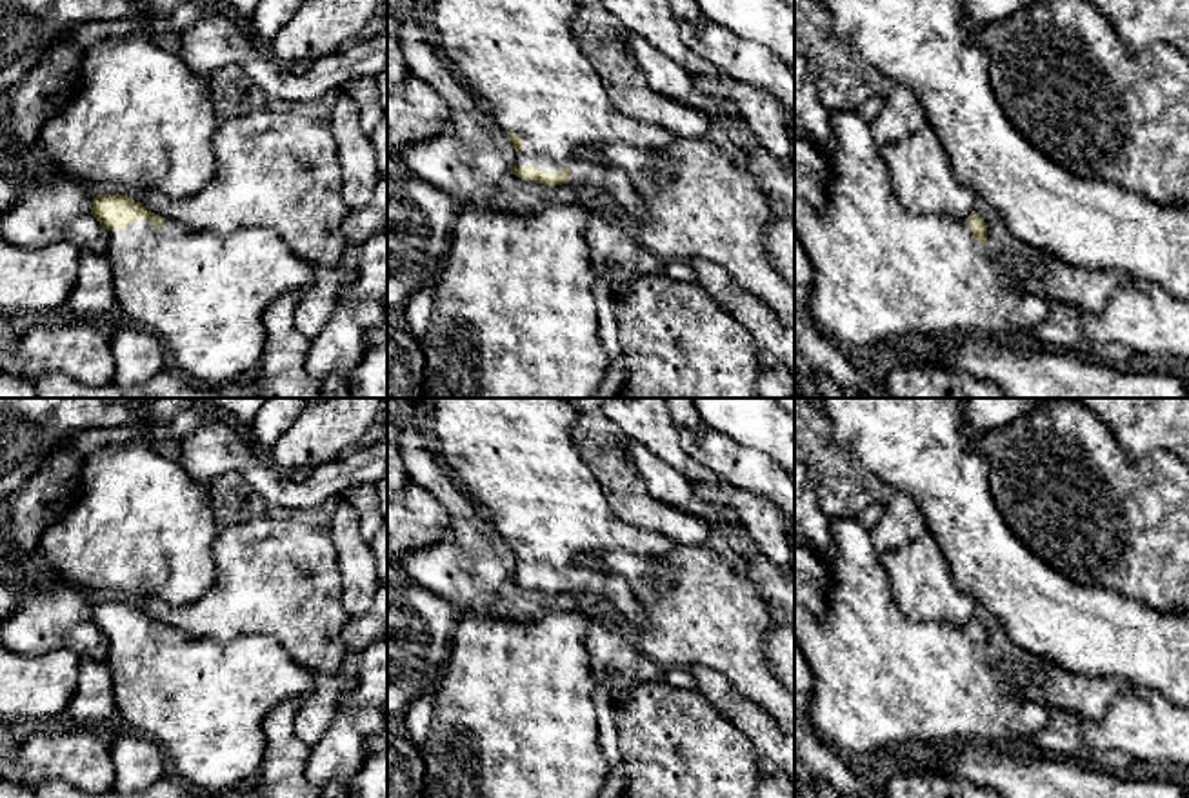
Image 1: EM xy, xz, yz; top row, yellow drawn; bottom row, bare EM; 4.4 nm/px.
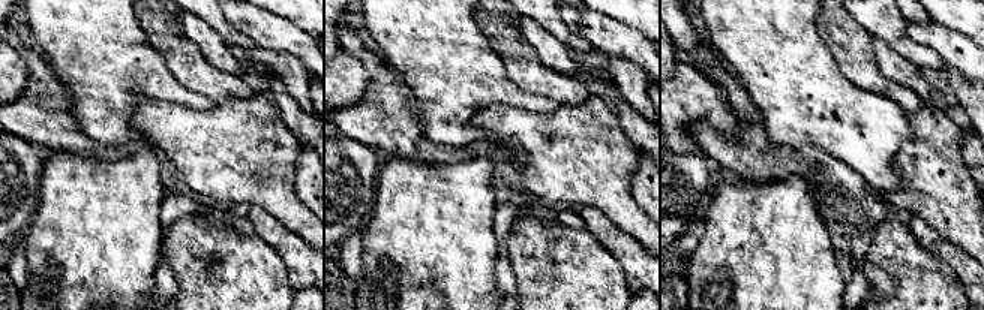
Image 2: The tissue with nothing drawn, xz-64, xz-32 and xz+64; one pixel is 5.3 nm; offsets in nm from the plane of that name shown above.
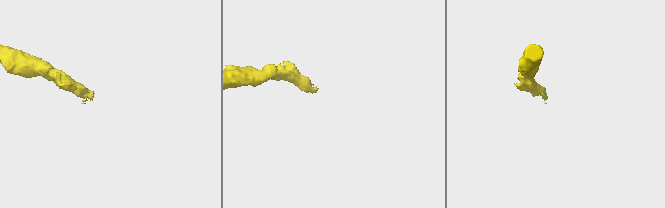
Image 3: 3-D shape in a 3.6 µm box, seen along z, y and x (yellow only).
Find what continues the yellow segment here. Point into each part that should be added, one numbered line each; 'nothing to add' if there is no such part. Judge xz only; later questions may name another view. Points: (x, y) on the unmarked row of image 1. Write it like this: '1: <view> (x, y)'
1: xz (519, 464)

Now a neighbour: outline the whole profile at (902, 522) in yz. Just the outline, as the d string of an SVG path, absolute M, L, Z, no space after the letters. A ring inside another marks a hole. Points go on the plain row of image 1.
M896 491L885 502L880 522L871 529L878 553L896 549L925 534L929 534L929 529L918 505L902 491Z

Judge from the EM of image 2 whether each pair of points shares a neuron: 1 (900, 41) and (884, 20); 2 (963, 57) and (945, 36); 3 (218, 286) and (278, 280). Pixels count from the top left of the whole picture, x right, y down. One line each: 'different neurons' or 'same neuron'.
1: same neuron
2: same neuron
3: same neuron

